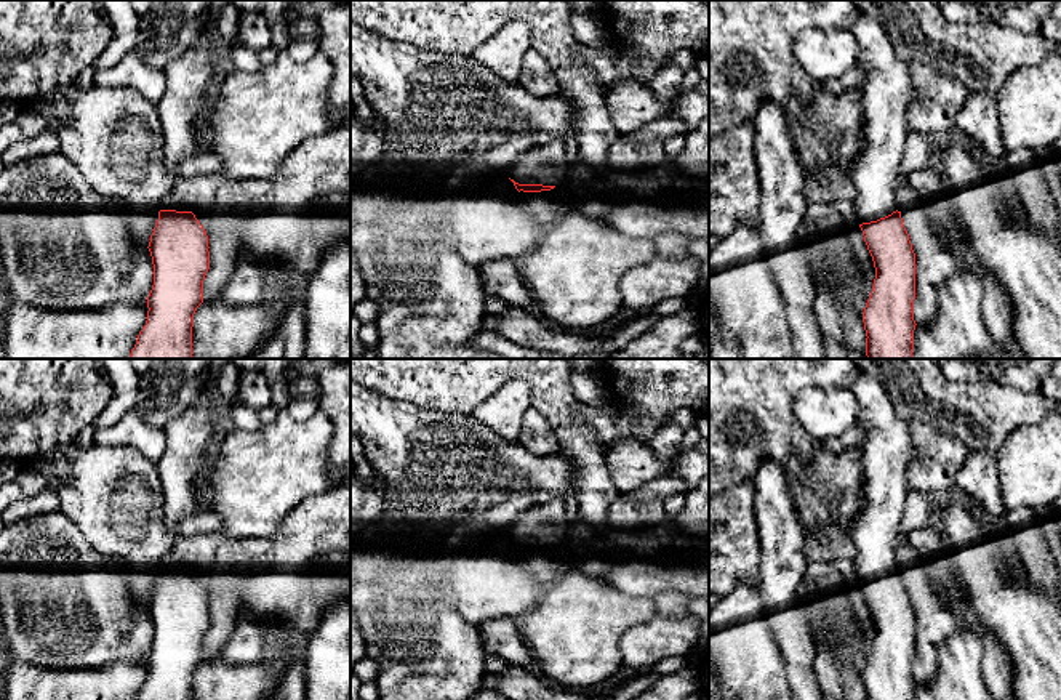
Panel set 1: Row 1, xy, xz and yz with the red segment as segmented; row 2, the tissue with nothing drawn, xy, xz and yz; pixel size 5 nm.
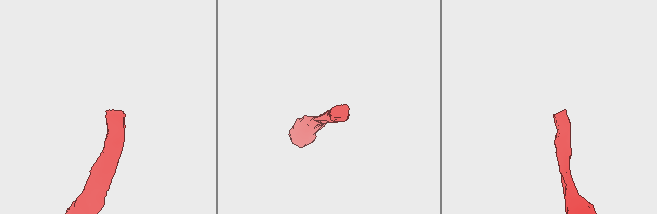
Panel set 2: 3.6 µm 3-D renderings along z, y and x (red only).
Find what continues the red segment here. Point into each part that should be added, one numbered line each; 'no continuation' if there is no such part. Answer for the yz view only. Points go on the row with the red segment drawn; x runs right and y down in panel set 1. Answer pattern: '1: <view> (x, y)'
1: yz (874, 173)

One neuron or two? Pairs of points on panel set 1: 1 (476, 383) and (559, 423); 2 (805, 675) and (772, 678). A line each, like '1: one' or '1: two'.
1: one
2: two

